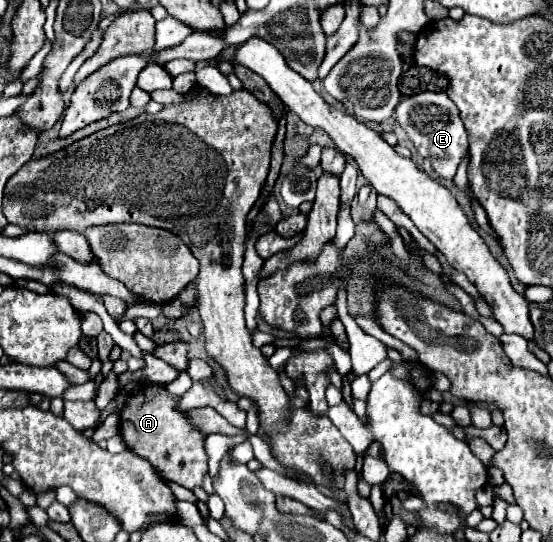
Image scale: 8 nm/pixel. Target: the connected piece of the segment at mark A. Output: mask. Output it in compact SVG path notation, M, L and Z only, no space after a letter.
M162 385L138 387L120 413L120 435L132 453L150 461L152 467L162 471L168 481L194 489L202 485L202 475L208 469L206 453L202 447L204 435L188 423L186 415L178 409L176 403L178 397L170 395Z

